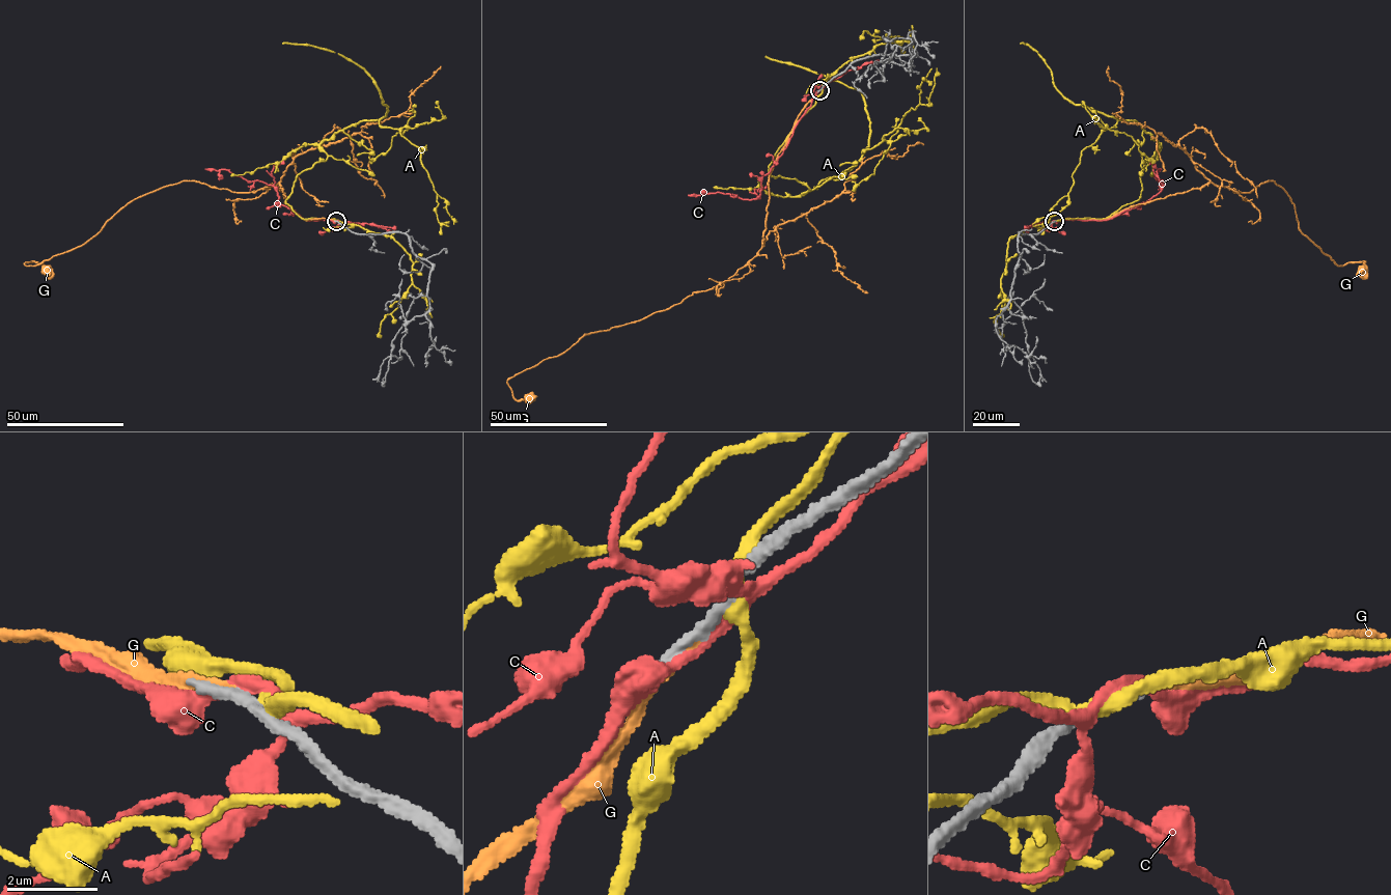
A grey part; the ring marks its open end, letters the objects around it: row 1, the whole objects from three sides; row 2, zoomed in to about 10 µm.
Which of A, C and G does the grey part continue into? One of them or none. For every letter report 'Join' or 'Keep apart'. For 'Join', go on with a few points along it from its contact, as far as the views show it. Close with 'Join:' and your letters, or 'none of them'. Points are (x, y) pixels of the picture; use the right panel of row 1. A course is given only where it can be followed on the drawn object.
A: Keep apart
C: Keep apart
G: Join. Its course: (1055, 221), (1108, 219), (1211, 183), (1249, 192), (1274, 180), (1299, 229), (1338, 266), (1364, 262), (1360, 269)
Join: G

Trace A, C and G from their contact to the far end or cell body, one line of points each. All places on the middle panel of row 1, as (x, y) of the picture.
A: (822, 87), (769, 165), (771, 175), (804, 183), (802, 194), (861, 157), (865, 103), (857, 88), (766, 56)
C: (819, 90), (777, 162), (762, 177), (760, 194), (755, 199), (715, 192), (688, 195)
G: (818, 90), (772, 166), (756, 255), (721, 284), (634, 323), (584, 334), (507, 381), (516, 400), (529, 396)

